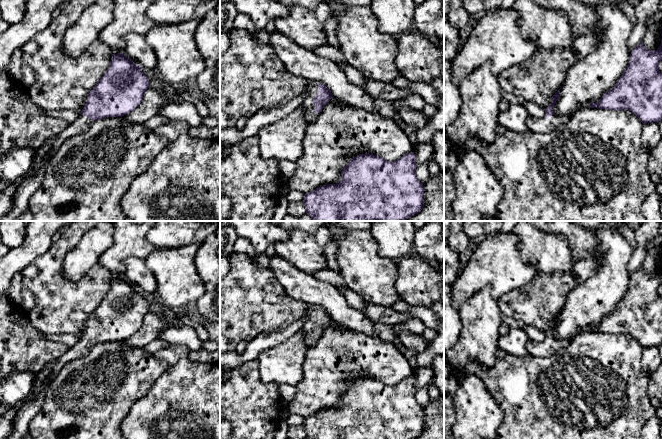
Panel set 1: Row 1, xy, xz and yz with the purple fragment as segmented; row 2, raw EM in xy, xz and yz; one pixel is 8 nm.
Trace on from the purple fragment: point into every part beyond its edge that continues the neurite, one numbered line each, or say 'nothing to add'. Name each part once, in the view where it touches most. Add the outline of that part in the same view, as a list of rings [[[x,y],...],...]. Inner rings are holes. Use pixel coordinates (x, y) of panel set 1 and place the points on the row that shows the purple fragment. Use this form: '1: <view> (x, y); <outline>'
1: xz (312, 87); [[[306,80],[305,89],[308,91],[308,95],[300,106],[305,109],[306,115],[310,118],[314,114],[314,110],[315,110],[313,104],[313,97],[317,95],[318,83]]]

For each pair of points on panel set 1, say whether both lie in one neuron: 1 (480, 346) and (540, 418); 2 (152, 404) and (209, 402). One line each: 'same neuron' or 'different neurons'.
1: different neurons
2: same neuron

